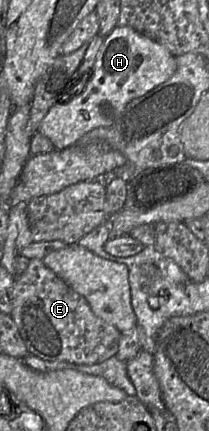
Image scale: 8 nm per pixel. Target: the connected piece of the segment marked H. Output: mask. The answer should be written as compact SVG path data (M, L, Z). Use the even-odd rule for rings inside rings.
M117 26L104 37L82 92L48 109L39 131L56 149L73 146L94 128L112 125L127 103L170 79L176 69L176 57L165 46L131 27Z

